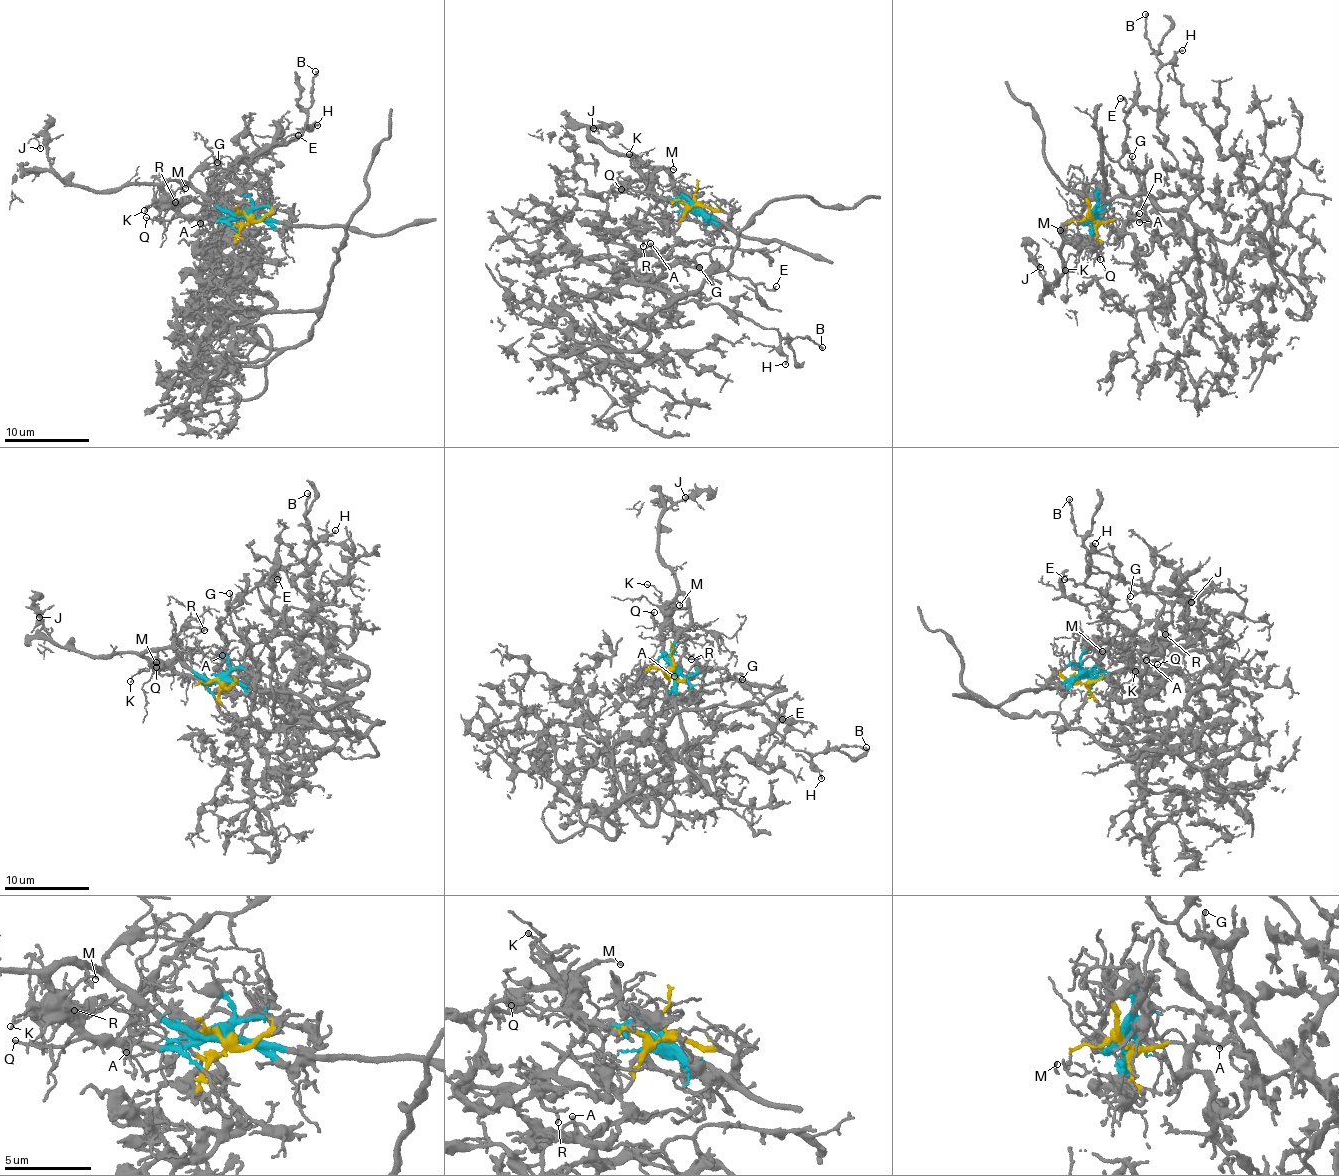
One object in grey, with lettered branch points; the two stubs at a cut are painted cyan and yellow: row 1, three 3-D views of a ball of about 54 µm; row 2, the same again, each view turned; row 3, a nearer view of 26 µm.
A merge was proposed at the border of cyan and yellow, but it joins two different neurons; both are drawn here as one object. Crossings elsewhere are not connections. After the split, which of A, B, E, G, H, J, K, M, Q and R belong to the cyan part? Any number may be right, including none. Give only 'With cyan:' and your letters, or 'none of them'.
With cyan: J, K, M, Q, R

